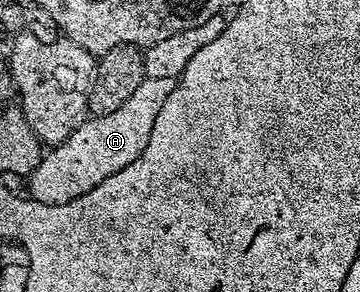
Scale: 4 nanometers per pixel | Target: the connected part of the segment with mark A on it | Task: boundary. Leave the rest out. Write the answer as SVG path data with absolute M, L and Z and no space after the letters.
M144 79L117 111L91 117L84 125L76 124L65 140L47 151L51 153L40 156L38 167L29 175L30 200L40 206L70 205L73 199L83 197L85 191L93 191L97 183L105 183L109 175L117 175L117 171L129 167L141 155L168 92L168 82Z

